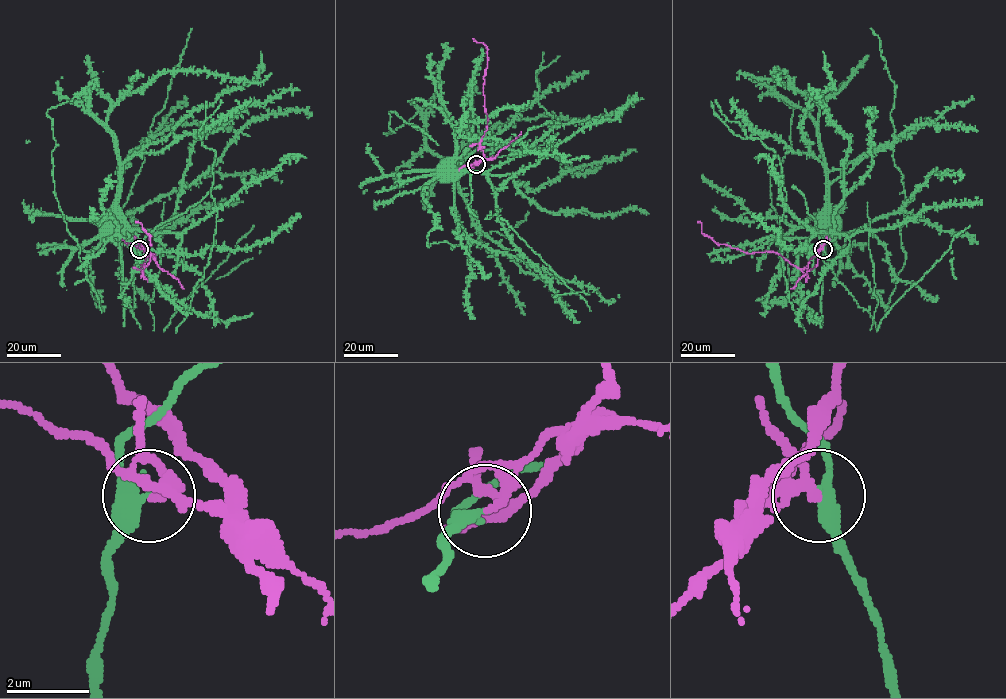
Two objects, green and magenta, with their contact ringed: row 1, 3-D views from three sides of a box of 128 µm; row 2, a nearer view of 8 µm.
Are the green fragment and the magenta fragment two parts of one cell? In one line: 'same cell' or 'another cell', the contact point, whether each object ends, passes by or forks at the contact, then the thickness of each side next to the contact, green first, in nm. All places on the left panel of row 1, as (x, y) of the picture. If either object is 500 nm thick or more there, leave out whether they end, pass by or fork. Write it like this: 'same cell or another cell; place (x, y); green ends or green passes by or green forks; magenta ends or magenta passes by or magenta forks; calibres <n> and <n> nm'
another cell; place (139, 249); green passes by; magenta passes by; calibres 340 and 180 nm

